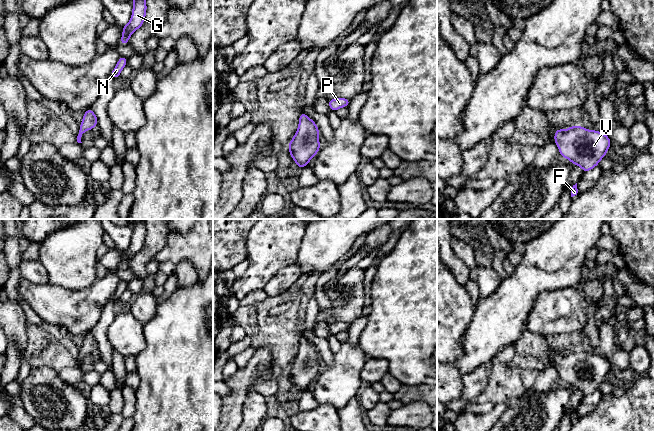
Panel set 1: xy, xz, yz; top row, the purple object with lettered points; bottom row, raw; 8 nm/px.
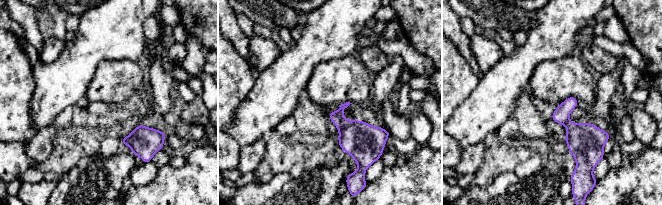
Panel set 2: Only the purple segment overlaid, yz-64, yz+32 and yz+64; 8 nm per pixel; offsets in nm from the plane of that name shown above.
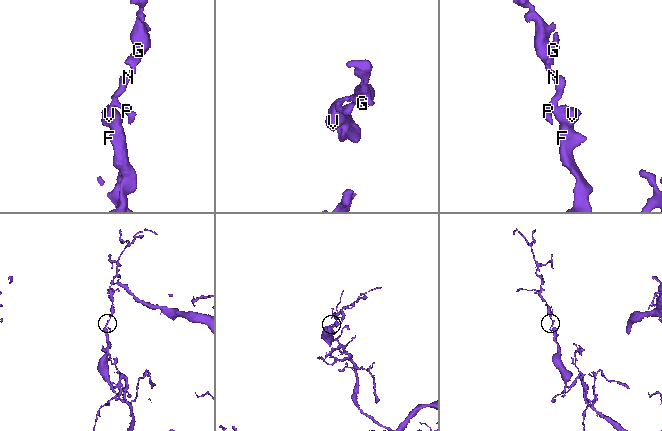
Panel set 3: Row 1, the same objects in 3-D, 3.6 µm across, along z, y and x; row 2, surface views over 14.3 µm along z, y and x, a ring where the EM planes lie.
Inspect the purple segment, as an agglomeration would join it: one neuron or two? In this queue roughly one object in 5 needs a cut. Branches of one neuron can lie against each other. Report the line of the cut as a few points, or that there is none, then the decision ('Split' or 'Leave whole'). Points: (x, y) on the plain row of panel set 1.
No split. Leave whole

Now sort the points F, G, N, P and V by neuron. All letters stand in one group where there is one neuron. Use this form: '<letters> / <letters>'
F G N P V

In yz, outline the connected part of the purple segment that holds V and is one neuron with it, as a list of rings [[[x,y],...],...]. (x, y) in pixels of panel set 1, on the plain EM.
[[[577,348],[565,355],[556,353],[554,366],[558,370],[560,379],[571,385],[573,389],[580,390],[583,397],[599,388],[612,367],[605,357],[588,354]]]

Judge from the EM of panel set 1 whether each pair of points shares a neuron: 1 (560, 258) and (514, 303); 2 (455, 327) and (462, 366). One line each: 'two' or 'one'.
1: one
2: two

